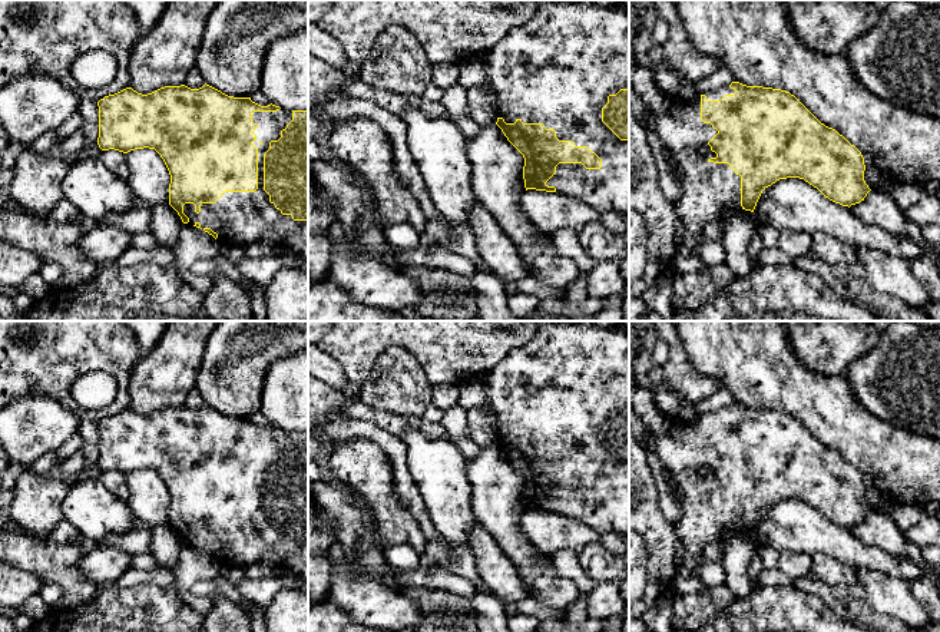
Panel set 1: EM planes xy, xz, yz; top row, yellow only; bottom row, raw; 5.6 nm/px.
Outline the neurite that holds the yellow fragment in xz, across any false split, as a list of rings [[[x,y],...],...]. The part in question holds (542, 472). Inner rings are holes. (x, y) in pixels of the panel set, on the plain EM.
[[[542,325],[533,340],[489,371],[483,386],[496,416],[496,446],[524,479],[526,512],[575,517],[602,535],[629,535],[629,331],[619,325]]]

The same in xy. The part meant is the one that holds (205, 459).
[[[206,404],[199,410],[165,407],[148,416],[126,408],[105,417],[97,427],[99,469],[123,474],[155,470],[171,496],[169,526],[183,545],[203,550],[221,566],[267,562],[292,580],[308,580],[308,431],[261,427],[251,418],[228,417]]]

